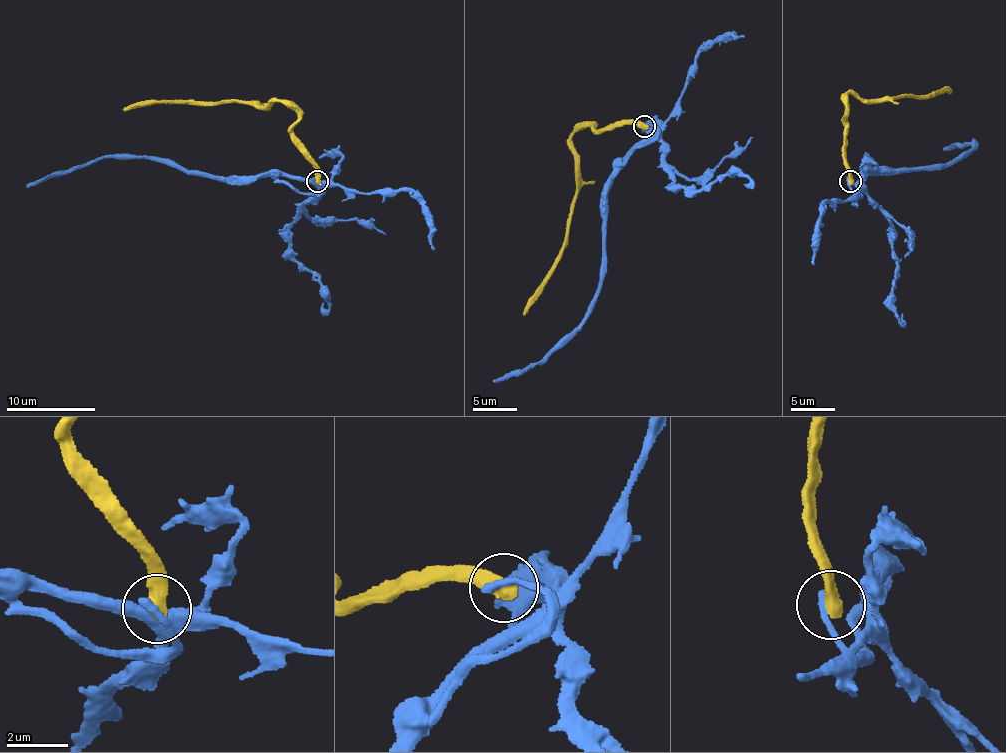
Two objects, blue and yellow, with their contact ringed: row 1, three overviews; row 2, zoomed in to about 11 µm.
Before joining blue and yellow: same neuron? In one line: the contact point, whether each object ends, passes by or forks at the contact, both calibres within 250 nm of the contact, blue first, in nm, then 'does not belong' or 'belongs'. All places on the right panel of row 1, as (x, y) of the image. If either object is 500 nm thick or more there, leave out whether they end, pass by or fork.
place (850, 181); blue ends; yellow ends; calibres 300 and 480 nm; does not belong

